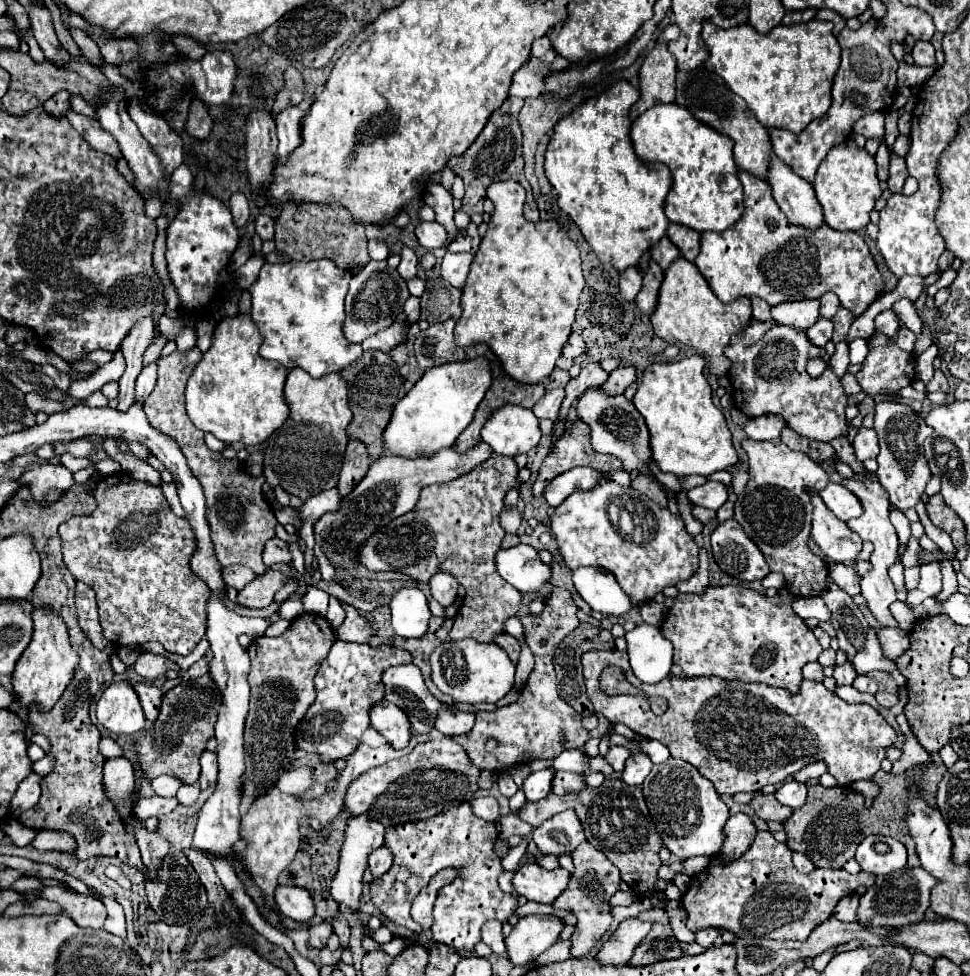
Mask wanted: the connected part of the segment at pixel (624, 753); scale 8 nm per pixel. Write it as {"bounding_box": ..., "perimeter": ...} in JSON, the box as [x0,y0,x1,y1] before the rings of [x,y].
{"bounding_box":[605,749,631,773],"perimeter":[[[609,749],[609,753],[605,755],[605,761],[607,761],[617,773],[621,773],[621,767],[625,765],[625,759],[627,759],[629,755],[631,755],[629,749]]]}

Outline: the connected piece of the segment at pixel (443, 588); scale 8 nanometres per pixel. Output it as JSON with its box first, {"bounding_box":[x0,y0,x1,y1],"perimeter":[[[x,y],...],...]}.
{"bounding_box":[429,573,459,607],"perimeter":[[[437,573],[437,575],[433,575],[433,579],[429,581],[429,587],[431,587],[431,597],[433,597],[435,601],[439,601],[439,605],[449,607],[449,605],[453,605],[455,597],[457,597],[457,587],[459,587],[459,583],[457,583],[451,575]]]}

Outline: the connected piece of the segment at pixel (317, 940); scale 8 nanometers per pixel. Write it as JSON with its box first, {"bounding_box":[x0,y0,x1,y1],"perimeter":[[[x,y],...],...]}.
{"bounding_box":[309,923,333,949],"perimeter":[[[327,923],[309,927],[309,947],[313,947],[313,949],[323,949],[331,933],[333,933],[333,927],[327,925]]]}

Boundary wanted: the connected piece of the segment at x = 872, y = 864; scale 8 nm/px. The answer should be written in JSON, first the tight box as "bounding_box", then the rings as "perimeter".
{"bounding_box":[855,835,907,875],"perimeter":[[[869,835],[857,847],[855,859],[863,871],[875,875],[887,875],[907,865],[907,851],[903,843],[899,843],[893,837]]]}

